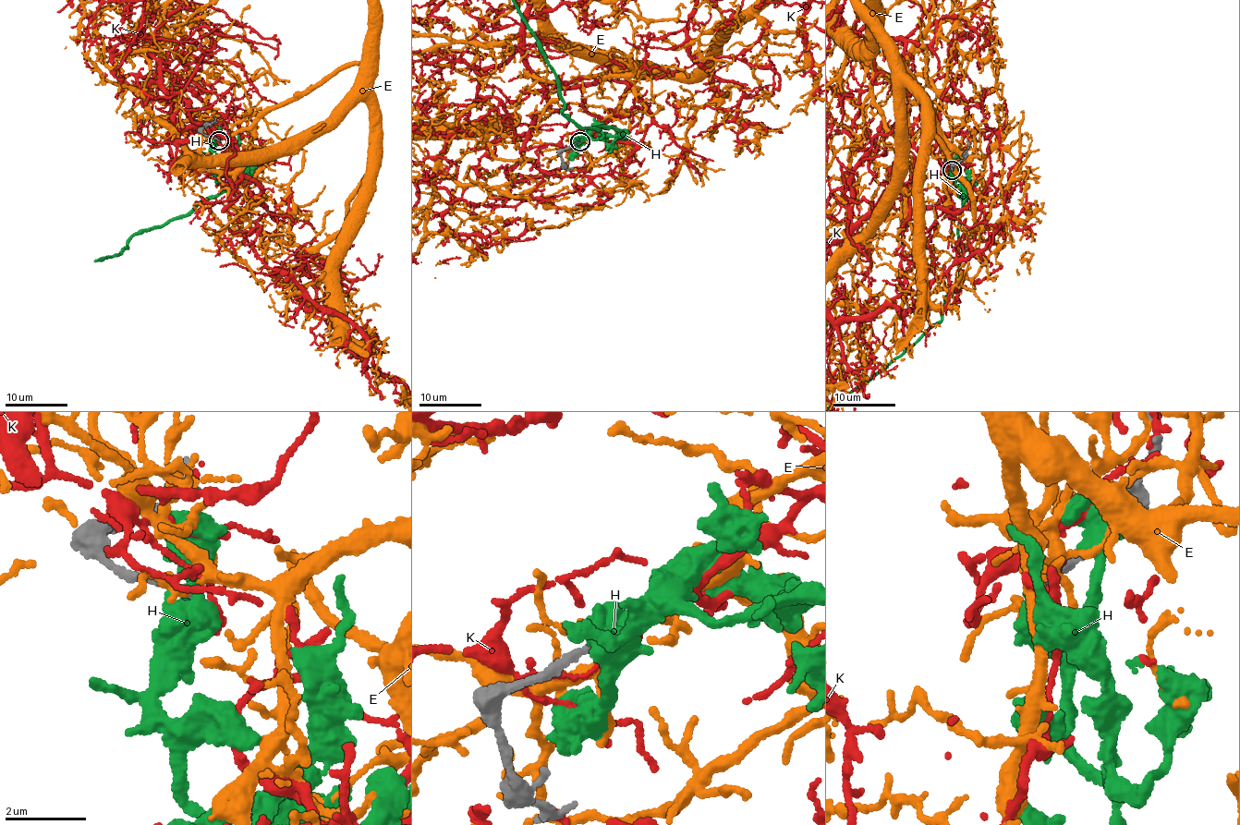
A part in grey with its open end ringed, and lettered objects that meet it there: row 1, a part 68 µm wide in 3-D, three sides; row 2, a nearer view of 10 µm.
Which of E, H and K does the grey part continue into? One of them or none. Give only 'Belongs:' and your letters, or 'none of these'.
Belongs: none of these

